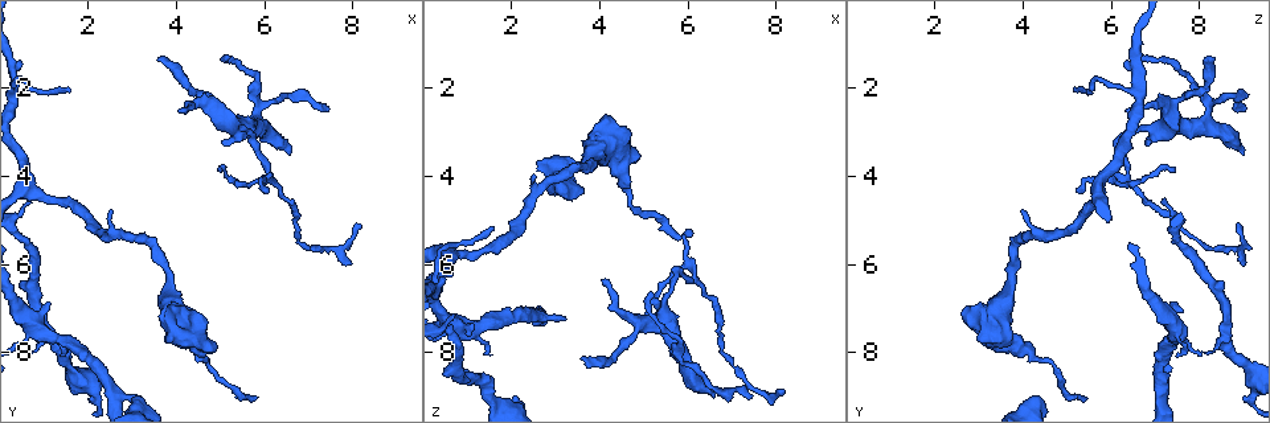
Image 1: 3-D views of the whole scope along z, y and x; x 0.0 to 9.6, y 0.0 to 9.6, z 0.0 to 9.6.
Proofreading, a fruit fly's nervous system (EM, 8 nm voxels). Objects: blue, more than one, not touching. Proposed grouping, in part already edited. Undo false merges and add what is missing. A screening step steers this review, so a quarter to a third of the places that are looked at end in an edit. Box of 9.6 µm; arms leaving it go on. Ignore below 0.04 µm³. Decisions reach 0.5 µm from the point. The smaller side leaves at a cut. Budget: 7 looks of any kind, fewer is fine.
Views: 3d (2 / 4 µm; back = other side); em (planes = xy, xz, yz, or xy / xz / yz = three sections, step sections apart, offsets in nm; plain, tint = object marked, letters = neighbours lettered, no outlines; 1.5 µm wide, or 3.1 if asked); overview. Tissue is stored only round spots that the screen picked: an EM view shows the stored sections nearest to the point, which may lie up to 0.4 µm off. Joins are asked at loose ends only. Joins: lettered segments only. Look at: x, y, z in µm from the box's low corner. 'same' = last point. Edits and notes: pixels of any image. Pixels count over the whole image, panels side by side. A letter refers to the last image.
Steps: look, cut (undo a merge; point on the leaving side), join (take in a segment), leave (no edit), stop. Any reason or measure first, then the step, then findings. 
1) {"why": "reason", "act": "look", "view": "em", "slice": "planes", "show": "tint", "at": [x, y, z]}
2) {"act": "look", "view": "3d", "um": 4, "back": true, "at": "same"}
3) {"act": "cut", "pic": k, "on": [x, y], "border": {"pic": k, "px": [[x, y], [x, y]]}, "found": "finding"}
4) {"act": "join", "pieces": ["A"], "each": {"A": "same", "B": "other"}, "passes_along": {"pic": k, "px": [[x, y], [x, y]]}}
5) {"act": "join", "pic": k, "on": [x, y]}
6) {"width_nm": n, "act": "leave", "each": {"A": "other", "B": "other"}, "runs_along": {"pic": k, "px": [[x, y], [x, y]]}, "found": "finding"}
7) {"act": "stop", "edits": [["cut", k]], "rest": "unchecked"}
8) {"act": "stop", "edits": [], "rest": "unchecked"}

{"why": "free end", "act": "look", "view": "3d", "um": 2, "back": true, "at": [0.75, 8.10, 8.15]}

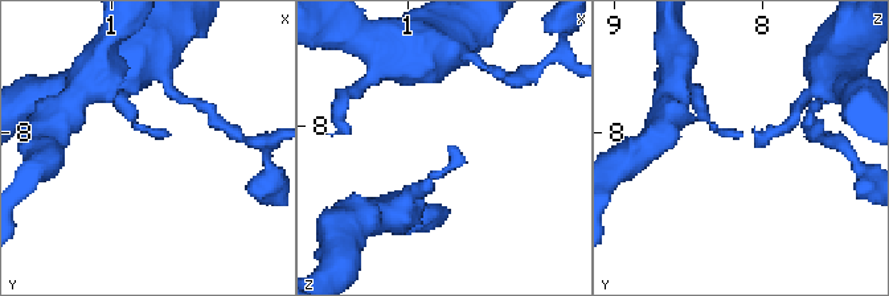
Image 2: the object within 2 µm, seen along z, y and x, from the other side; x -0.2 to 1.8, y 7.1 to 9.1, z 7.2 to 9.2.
{"why": "now the EM", "act": "look", "view": "em", "slice": "planes", "show": "letters", "at": [0.68, 8.04, 8.14]}

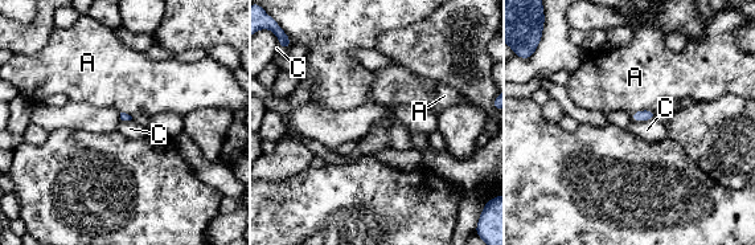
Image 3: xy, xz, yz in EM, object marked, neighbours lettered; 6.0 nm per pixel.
{"act": "leave", "each": {"A": "other", "C": "other"}, "border": {"pic": 3, "px": [[655, 118], [632, 121]]}, "found": "none of them fits"}

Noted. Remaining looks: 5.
{"why": "thin end", "act": "look", "view": "3d", "um": 2, "at": [1.60, 2.15, 5.25]}

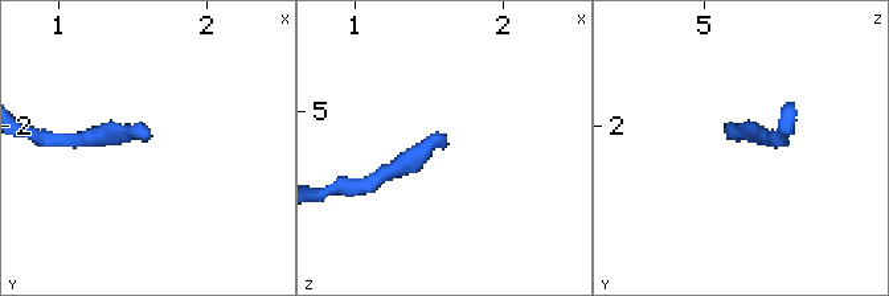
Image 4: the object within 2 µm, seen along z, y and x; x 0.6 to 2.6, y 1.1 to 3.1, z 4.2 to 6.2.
{"act": "look", "view": "em", "slice": "planes", "show": "plain", "at": [1.62, 2.08, 5.26]}

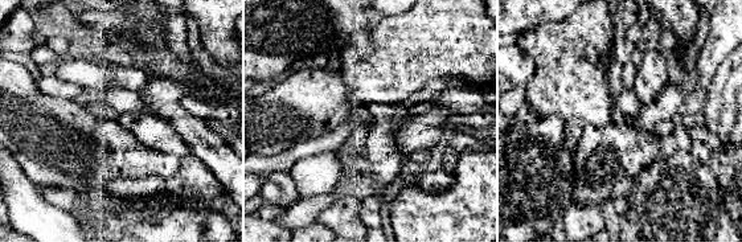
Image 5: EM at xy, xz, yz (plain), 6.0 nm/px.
{"act": "look", "view": "em", "slice": "planes", "show": "letters", "at": "same"}

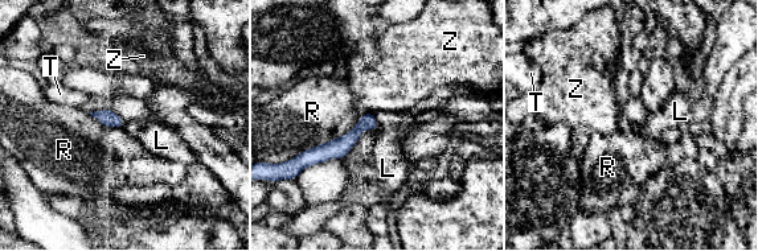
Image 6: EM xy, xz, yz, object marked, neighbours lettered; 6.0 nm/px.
{"longest_contact_nm": ["R", 550], "act": "leave", "each": {"L": "other", "R": "other", "T": "other", "Z": "other"}, "runs_along": {"pic": 6, "px": [[371, 116], [337, 148], [303, 159]]}, "found": "no lettered segment goes on from it"}

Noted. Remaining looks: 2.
{"why": "free end", "act": "look", "view": "em", "slice": "yz", "step": 8, "show": "letters", "at": [3.65, 1.35, 8.15]}

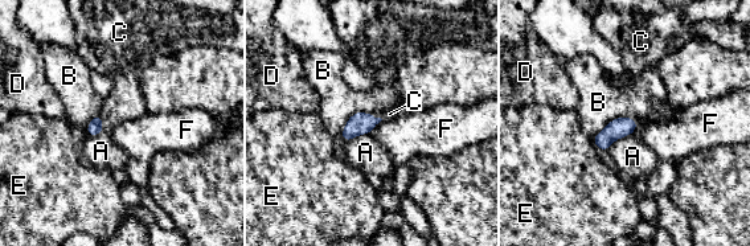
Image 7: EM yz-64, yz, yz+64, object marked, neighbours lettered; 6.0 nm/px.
{"act": "join", "pieces": ["C"], "each": {"A": "other", "B": "other", "C": "same", "D": "other", "E": "other", "F": "other"}, "passes_along": {"pic": 7, "px": [[360, 123], [377, 118], [389, 114]]}, "found": "it goes on there"}

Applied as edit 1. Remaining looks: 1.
{"act": "stop", "edits": [["join", 7]], "rest": "unchecked"}

